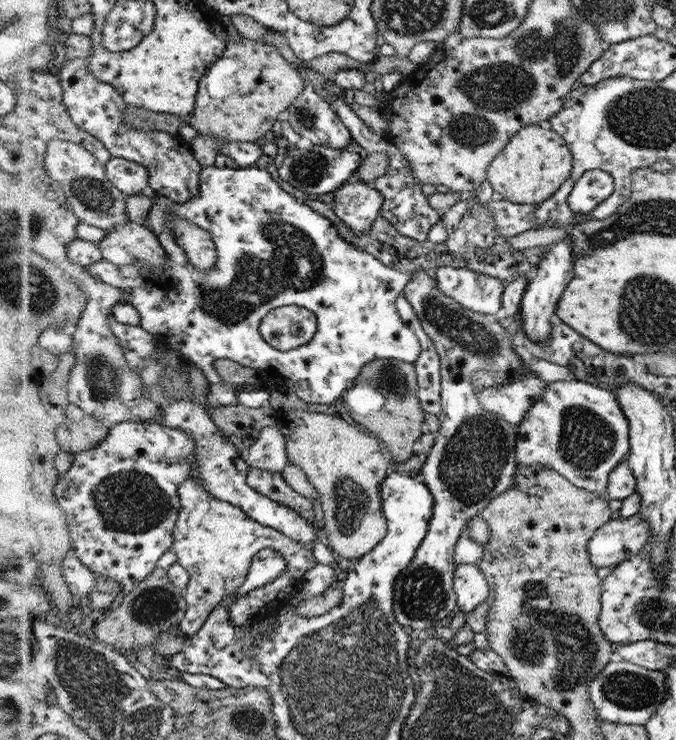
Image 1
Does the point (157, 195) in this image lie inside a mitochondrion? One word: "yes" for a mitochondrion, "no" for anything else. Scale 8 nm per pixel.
no

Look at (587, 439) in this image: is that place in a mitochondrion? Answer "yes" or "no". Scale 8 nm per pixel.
yes

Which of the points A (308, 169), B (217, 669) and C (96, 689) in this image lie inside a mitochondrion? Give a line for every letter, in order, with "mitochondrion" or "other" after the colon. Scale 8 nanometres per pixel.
A: mitochondrion
B: other
C: mitochondrion

